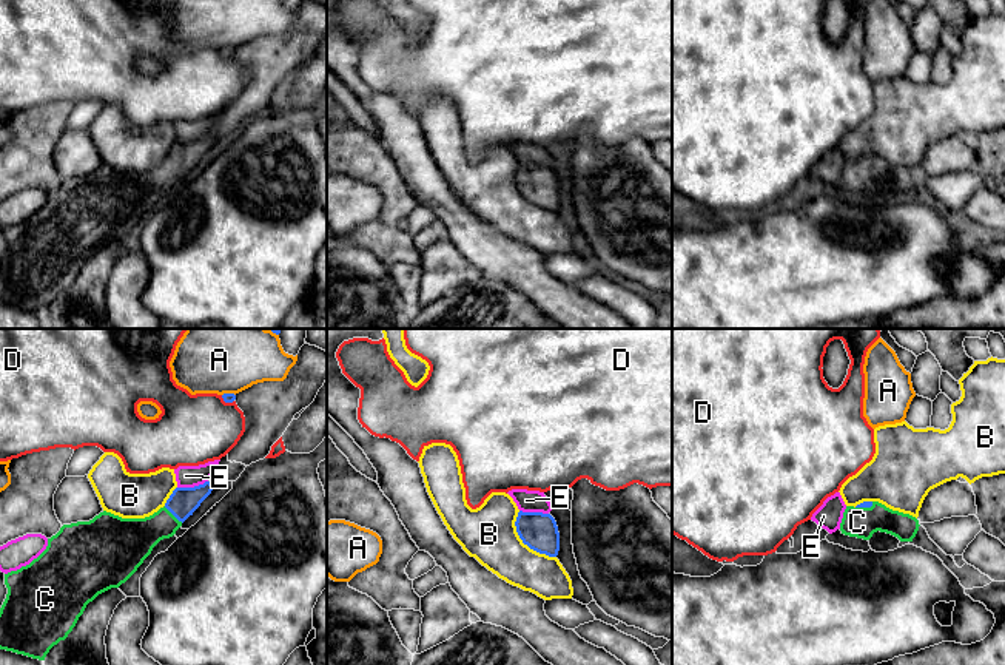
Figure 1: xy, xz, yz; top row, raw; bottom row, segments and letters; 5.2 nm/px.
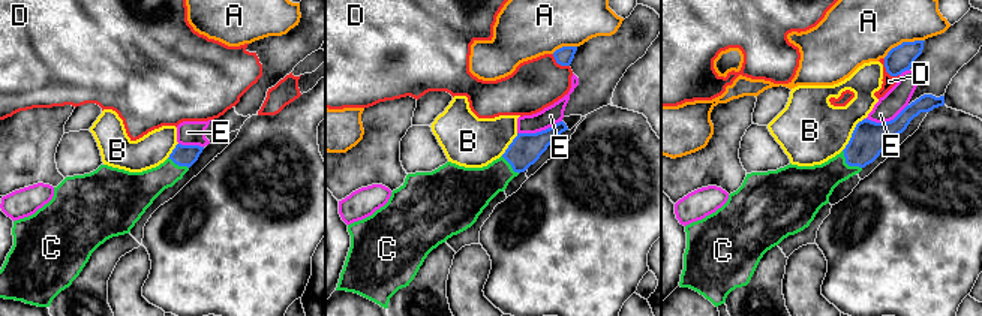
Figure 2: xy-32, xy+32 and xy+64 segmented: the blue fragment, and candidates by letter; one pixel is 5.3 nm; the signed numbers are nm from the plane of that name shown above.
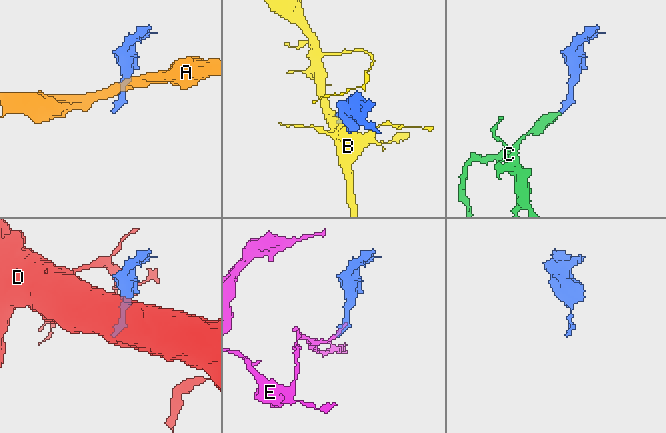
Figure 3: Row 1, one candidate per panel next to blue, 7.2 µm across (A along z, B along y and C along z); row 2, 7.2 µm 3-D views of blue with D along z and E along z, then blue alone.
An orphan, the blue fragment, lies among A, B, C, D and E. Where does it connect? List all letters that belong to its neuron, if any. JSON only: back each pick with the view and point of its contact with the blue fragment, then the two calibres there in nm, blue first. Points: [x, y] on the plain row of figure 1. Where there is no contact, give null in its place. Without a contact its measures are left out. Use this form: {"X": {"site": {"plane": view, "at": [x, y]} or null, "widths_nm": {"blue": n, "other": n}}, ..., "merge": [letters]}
{"C": {"site": {"plane": "xy", "at": [173, 168]}, "widths_nm": {"blue": 150, "other": 220}}, "merge": ["C"]}

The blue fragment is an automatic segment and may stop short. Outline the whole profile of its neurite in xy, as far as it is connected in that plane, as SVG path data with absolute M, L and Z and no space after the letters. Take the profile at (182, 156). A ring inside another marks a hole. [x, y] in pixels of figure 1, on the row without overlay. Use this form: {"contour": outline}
{"contour": "M210 136L176 142L165 160L145 173L122 173L103 165L89 176L63 179L37 213L5 228L8 248L0 262L0 304L45 315L49 304L72 285L86 259L125 238L153 202L173 191L214 142Z"}

